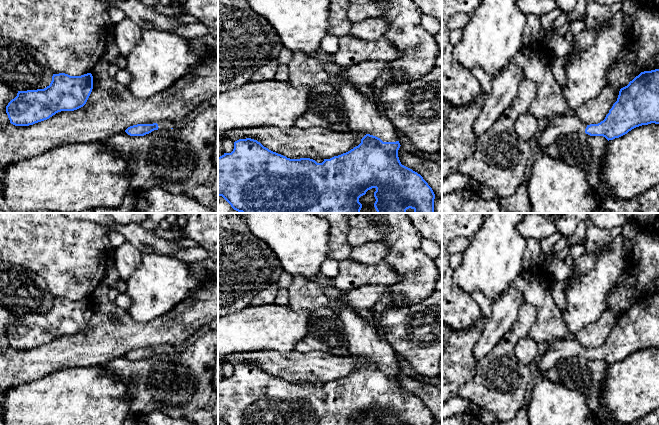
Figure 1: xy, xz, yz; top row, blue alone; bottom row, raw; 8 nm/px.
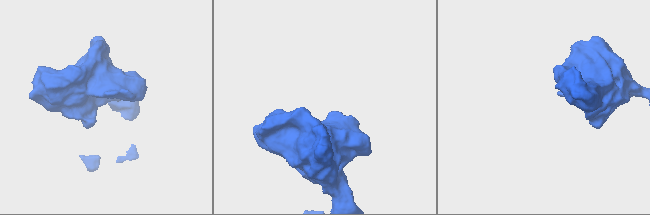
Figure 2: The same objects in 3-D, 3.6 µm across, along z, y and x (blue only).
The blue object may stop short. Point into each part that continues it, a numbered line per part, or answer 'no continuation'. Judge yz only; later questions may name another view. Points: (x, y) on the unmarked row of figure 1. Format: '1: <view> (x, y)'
1: yz (561, 349)

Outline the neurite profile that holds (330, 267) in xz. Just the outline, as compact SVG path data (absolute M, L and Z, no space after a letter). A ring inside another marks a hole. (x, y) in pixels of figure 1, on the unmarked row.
M326 259L322 266L320 273L326 278L334 279L339 272L339 262L334 259Z

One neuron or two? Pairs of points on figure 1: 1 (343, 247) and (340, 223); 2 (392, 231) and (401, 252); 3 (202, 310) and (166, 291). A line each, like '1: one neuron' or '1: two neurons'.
1: one neuron
2: one neuron
3: two neurons

